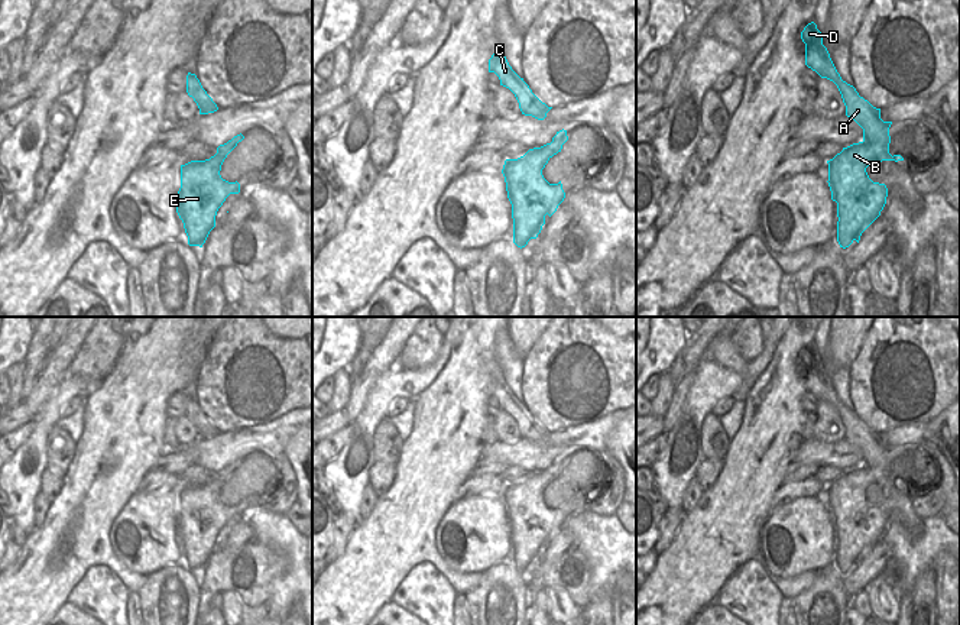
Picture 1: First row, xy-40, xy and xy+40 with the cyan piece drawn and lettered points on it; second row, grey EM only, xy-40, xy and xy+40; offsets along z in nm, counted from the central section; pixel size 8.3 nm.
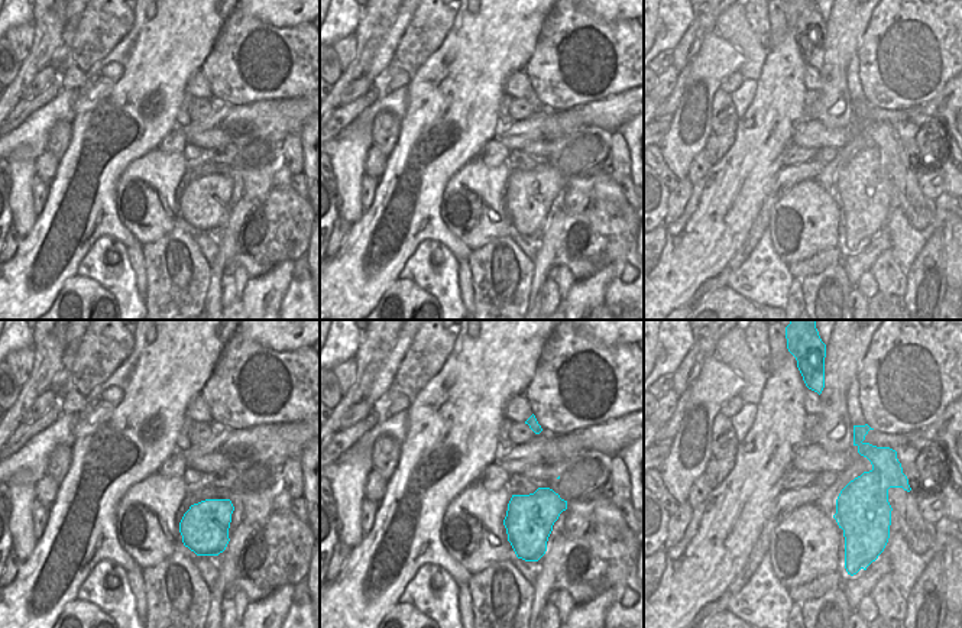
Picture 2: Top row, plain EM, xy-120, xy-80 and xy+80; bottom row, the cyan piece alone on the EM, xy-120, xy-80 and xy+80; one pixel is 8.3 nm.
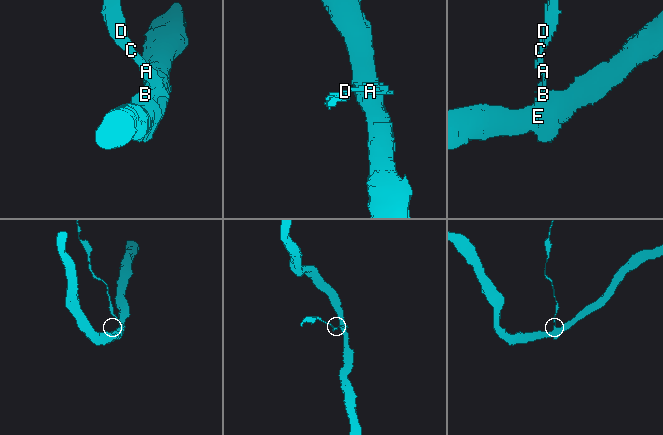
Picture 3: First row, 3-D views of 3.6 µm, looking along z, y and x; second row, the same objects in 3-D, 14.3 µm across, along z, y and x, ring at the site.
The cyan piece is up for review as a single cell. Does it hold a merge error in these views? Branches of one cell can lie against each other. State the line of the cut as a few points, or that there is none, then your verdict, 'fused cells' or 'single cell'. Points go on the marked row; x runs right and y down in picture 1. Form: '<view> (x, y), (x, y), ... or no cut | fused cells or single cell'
xy+40 (889, 138), (882, 138), (876, 142), (863, 141) | fused cells

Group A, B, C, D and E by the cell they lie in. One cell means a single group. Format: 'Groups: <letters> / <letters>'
Groups: A C D / B E.

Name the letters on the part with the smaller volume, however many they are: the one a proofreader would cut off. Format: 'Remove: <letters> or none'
Remove: A, C, D

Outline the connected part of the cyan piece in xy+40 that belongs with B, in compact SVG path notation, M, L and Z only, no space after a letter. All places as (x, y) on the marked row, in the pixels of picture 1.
M891 139L878 143L859 142L843 148L828 163L828 187L831 200L837 203L837 242L840 247L849 247L854 240L859 243L862 233L880 216L886 204L888 188L885 184L873 182L866 168L875 162L895 161L889 153Z

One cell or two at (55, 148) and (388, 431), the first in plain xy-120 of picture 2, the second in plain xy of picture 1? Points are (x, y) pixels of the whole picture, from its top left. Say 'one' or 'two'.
one

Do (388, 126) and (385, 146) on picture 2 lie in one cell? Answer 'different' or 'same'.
same

